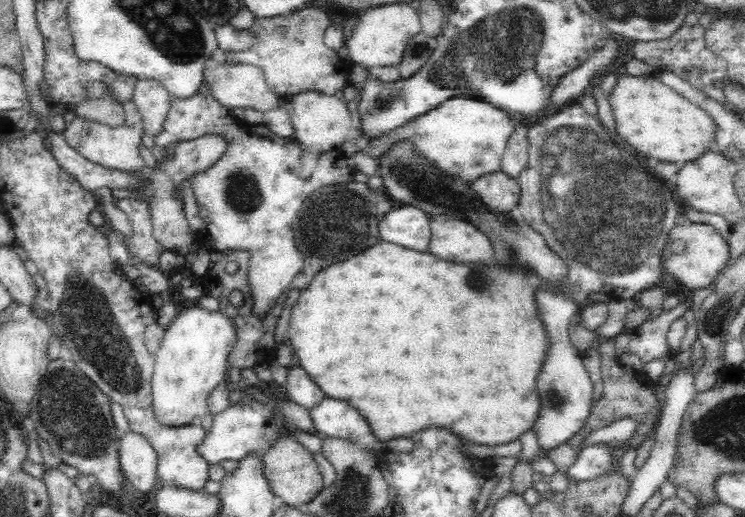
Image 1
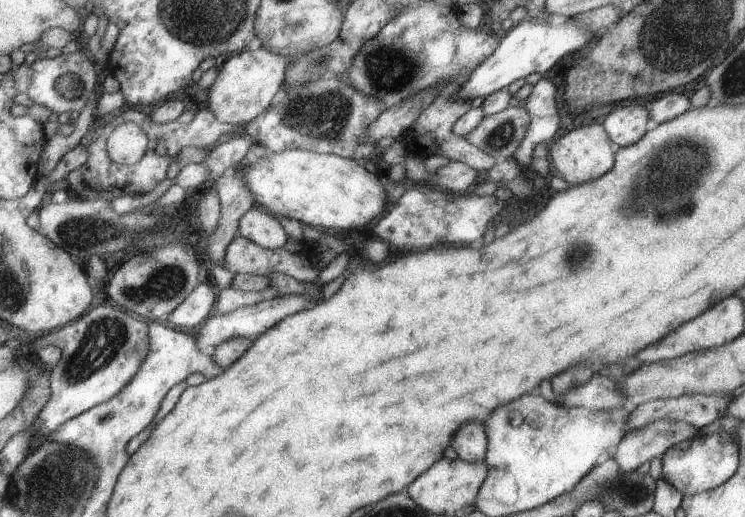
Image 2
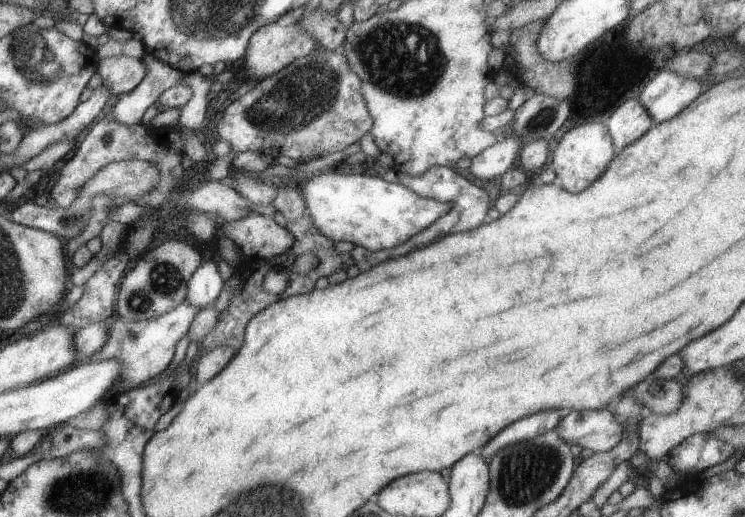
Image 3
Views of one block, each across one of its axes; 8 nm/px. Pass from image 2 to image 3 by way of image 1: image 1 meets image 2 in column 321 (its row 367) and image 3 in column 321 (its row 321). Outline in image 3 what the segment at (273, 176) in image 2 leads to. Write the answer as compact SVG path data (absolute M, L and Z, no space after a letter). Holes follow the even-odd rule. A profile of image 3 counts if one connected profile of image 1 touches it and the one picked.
M339 167L309 175L306 182L301 182L296 189L304 201L307 216L313 220L313 226L334 242L346 240L354 246L363 246L365 250L377 252L379 250L393 249L401 242L405 242L413 234L427 228L433 220L443 216L451 210L449 202L437 202L417 196L411 189L399 183L390 183L377 176L351 174Z

